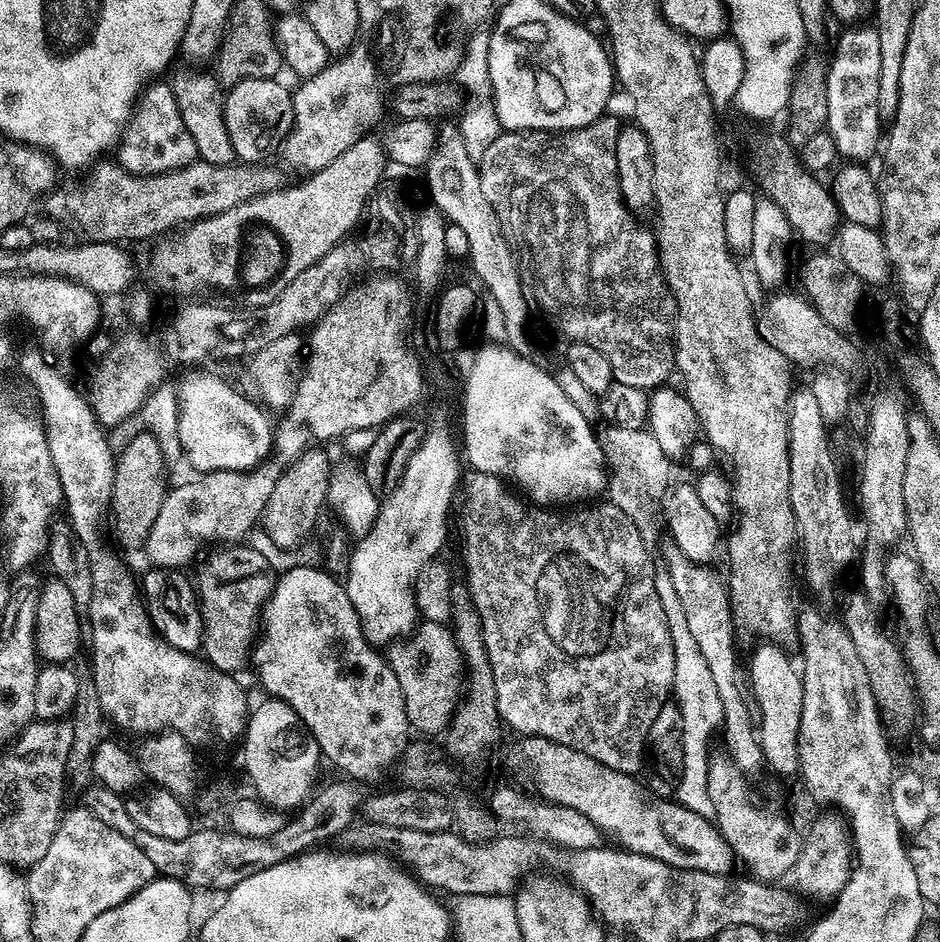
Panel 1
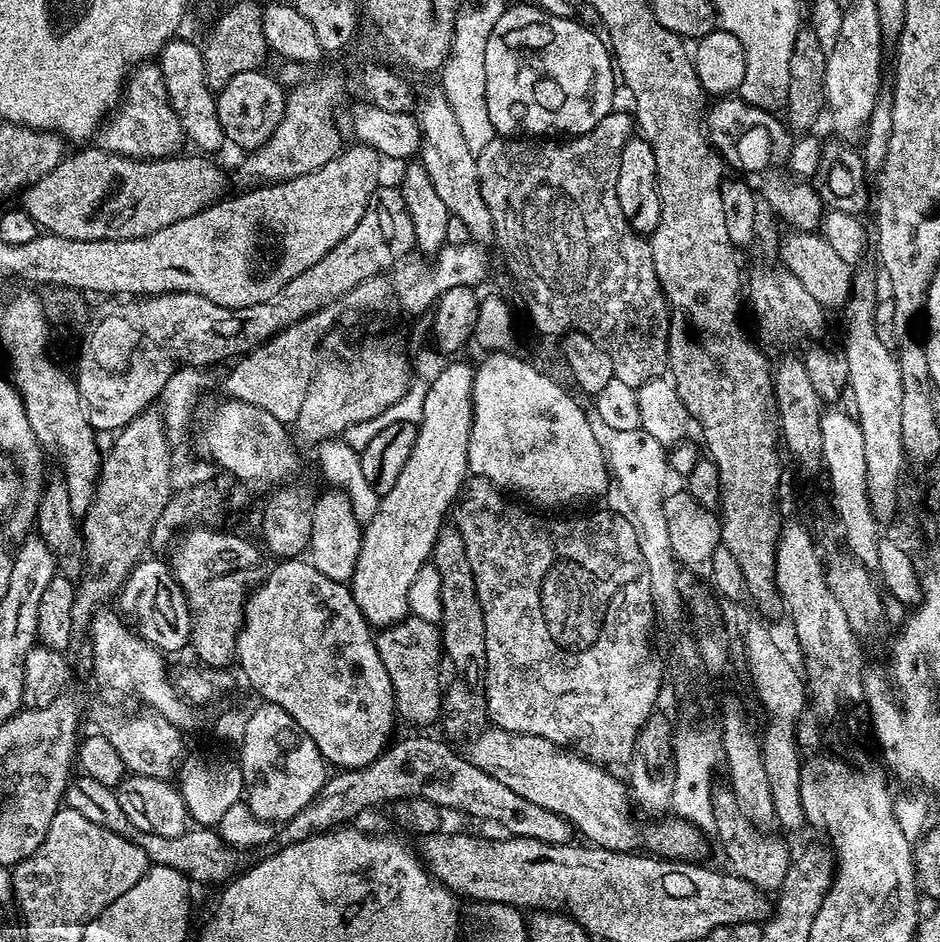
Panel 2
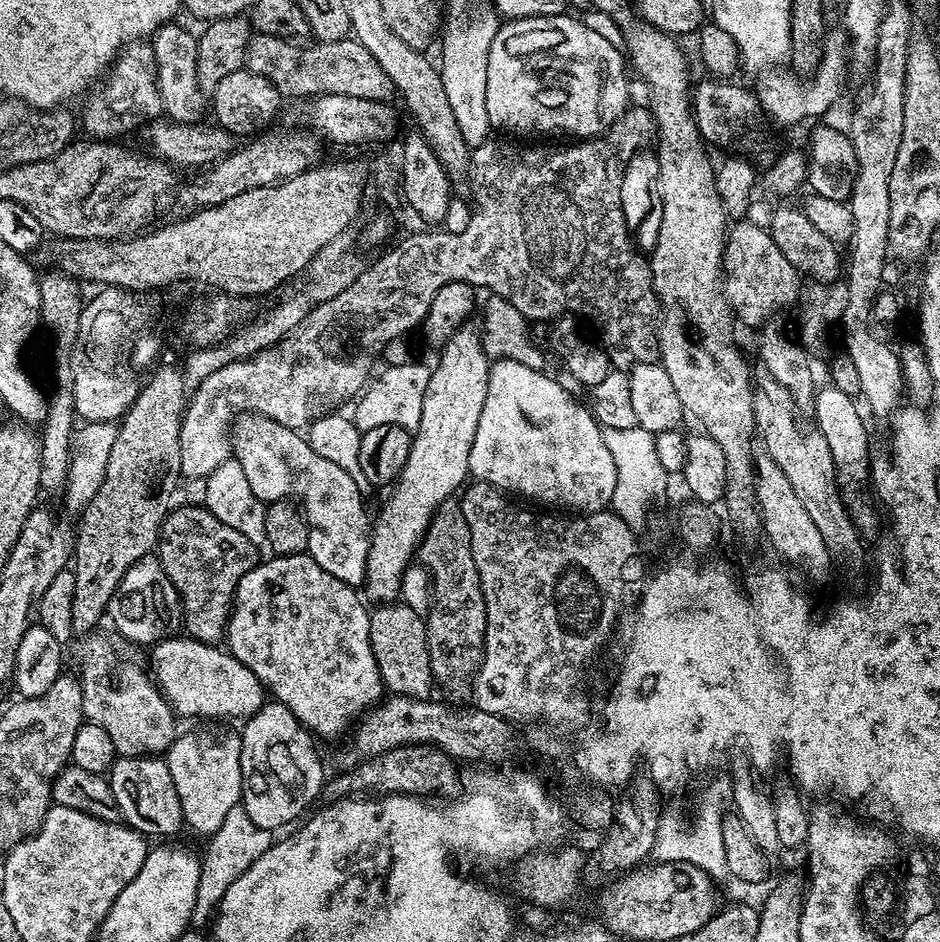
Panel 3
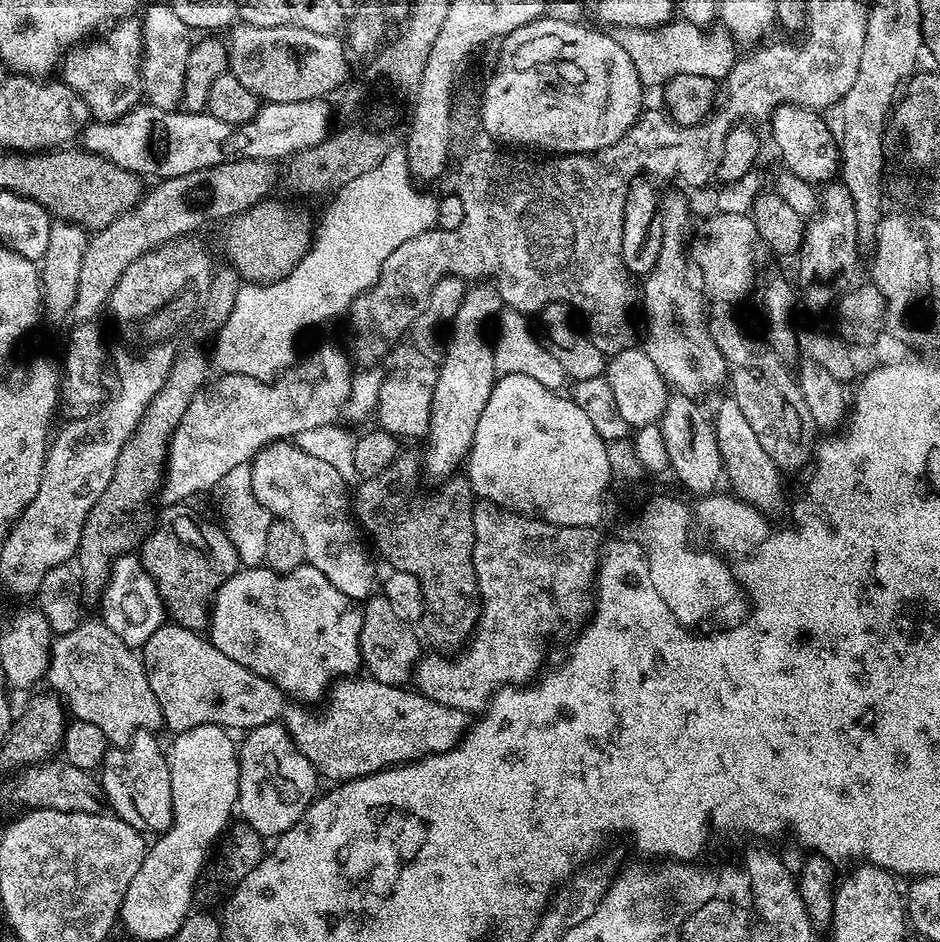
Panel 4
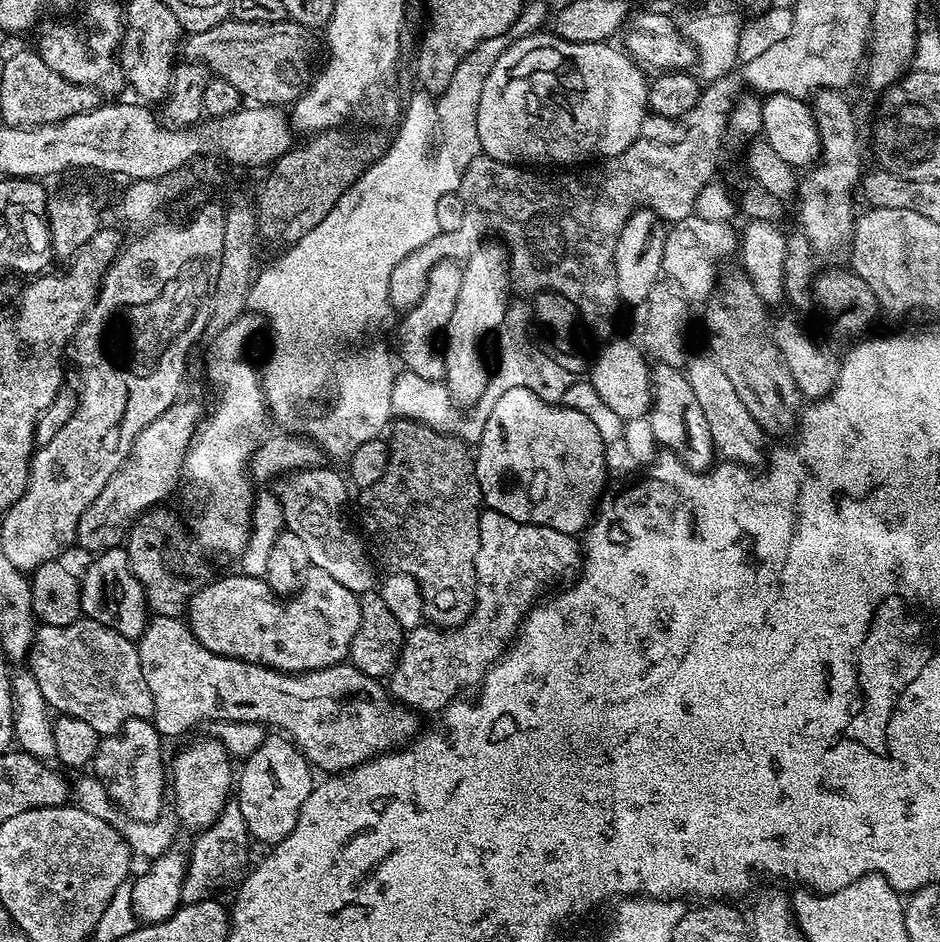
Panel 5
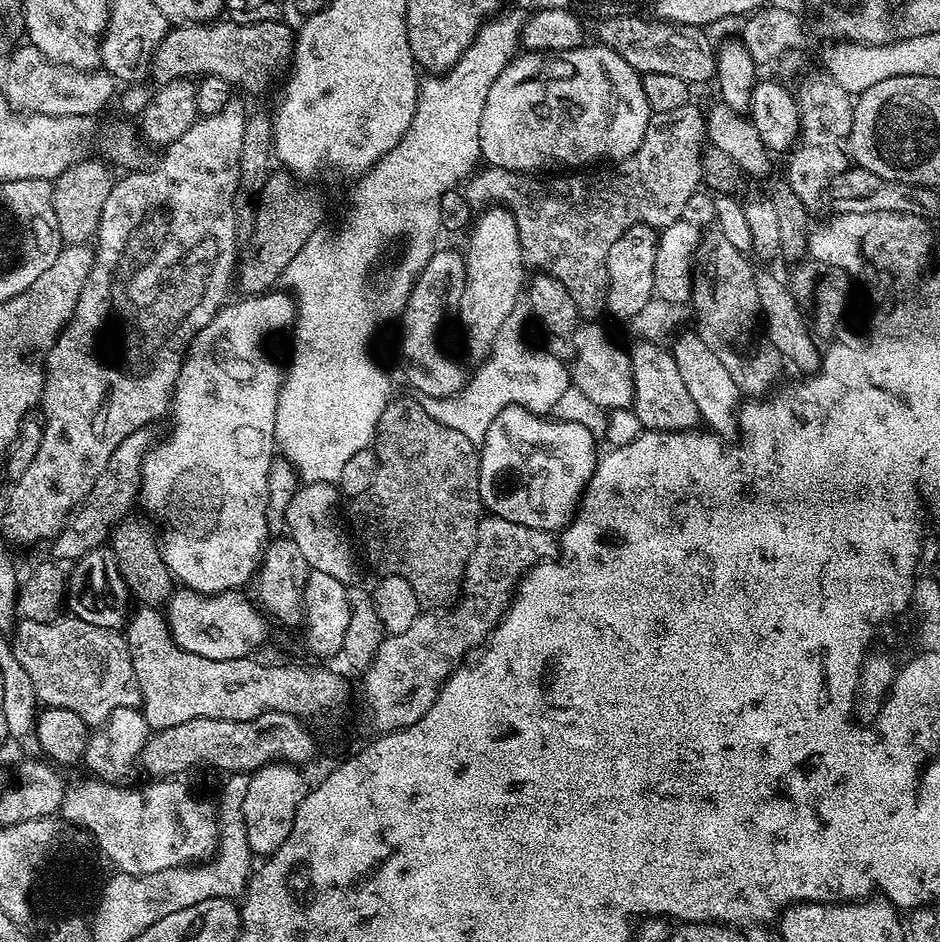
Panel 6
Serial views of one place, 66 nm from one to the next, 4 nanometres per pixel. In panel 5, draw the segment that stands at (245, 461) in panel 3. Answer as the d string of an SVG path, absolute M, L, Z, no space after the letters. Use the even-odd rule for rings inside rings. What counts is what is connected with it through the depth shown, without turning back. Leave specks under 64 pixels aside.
M332 468L298 471L293 471L287 477L289 480L278 488L287 531L302 538L302 546L306 546L311 567L326 570L330 578L342 582L342 586L346 586L346 590L351 592L359 594L373 591L372 564L368 561L369 553L366 551L365 541L344 525L344 499L348 496L349 488L345 477L341 473L340 477Z

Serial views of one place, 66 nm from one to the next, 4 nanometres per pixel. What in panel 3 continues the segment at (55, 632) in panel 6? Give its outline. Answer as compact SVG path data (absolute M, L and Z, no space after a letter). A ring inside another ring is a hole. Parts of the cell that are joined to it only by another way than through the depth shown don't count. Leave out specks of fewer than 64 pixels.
M85 635L76 648L80 655L78 677L84 707L83 719L102 726L102 730L110 734L110 742L114 742L121 757L166 753L178 737L176 713L150 679L149 673L119 660L111 642L98 635Z

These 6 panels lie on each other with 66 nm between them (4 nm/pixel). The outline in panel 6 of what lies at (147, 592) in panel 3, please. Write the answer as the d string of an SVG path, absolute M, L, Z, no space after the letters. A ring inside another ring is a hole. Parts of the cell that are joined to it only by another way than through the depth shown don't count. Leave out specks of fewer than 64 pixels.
M111 547L95 548L84 553L71 568L66 576L67 611L82 622L90 622L90 626L123 629L130 617L130 607L128 608L130 593L127 582L122 578L122 570L118 570L118 558L114 558Z

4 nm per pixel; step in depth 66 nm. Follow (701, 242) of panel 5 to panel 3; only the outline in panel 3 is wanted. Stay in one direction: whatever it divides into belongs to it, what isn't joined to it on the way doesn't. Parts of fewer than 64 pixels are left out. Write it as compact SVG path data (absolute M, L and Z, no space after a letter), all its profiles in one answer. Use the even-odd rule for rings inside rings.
M736 222L727 229L722 265L722 287L724 289L724 298L728 301L728 307L732 309L733 313L739 319L741 316L742 319L759 325L771 317L768 316L771 312L776 312L779 308L786 307L787 304L795 305L799 301L802 291L802 283L800 284L802 276L778 250L771 240L771 234L768 230L763 227L760 229L758 225L748 223Z

